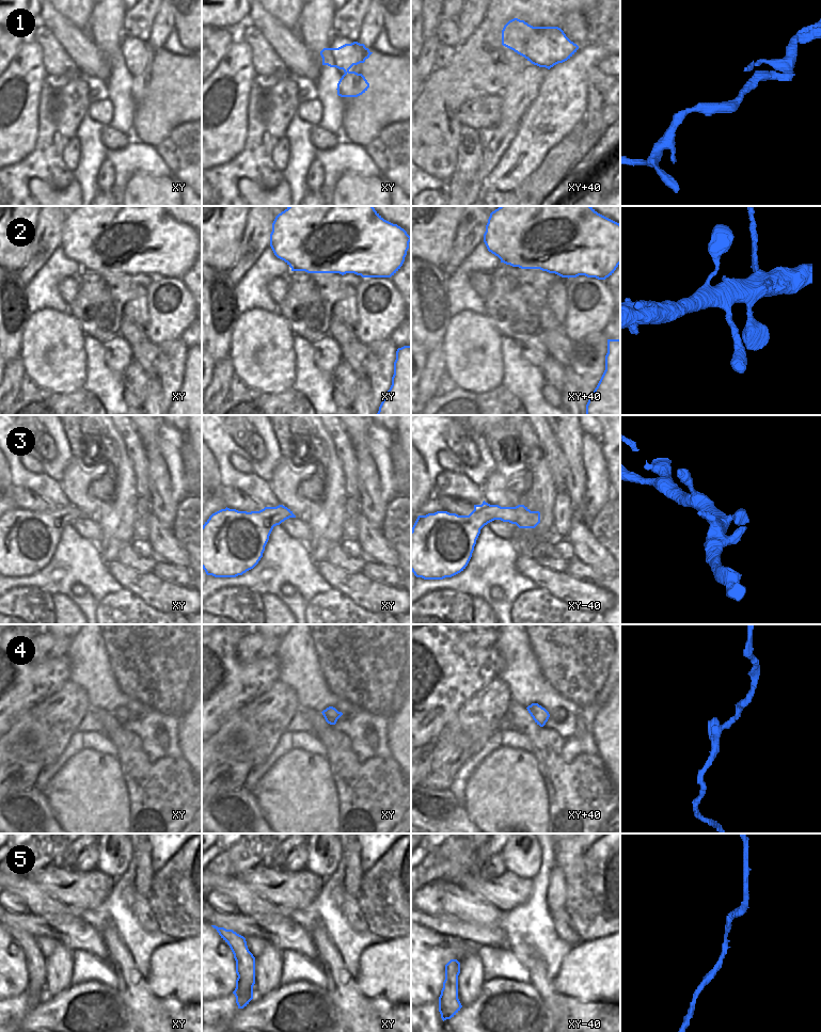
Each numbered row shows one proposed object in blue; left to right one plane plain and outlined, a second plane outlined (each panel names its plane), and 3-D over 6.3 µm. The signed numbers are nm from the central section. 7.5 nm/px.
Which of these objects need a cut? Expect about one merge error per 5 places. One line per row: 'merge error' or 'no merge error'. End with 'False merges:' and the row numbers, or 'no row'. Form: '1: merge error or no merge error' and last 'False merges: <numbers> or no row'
1: no merge error
2: no merge error
3: no merge error
4: no merge error
5: merge error
False merges: 5

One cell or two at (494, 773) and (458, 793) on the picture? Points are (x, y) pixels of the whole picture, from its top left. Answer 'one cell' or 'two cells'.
two cells

